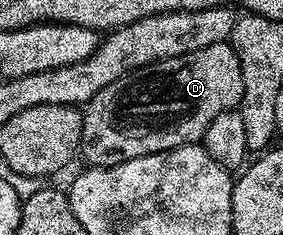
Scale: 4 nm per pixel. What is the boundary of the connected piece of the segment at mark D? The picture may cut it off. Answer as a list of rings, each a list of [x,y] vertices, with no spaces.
[[[225,41],[222,43],[208,45],[204,49],[197,49],[193,52],[188,52],[184,56],[170,57],[169,60],[158,60],[156,63],[146,65],[142,69],[132,71],[128,75],[123,75],[118,81],[114,81],[110,85],[106,85],[106,89],[102,89],[98,93],[94,93],[94,97],[83,108],[82,114],[82,137],[80,138],[79,154],[84,155],[85,164],[94,167],[113,167],[119,163],[125,163],[131,159],[138,157],[146,157],[154,153],[162,153],[169,151],[175,147],[191,147],[199,144],[204,138],[206,129],[210,125],[210,121],[214,121],[214,117],[218,117],[218,113],[223,111],[231,111],[239,108],[242,101],[242,65],[238,65],[238,57],[234,53],[231,42]]]

